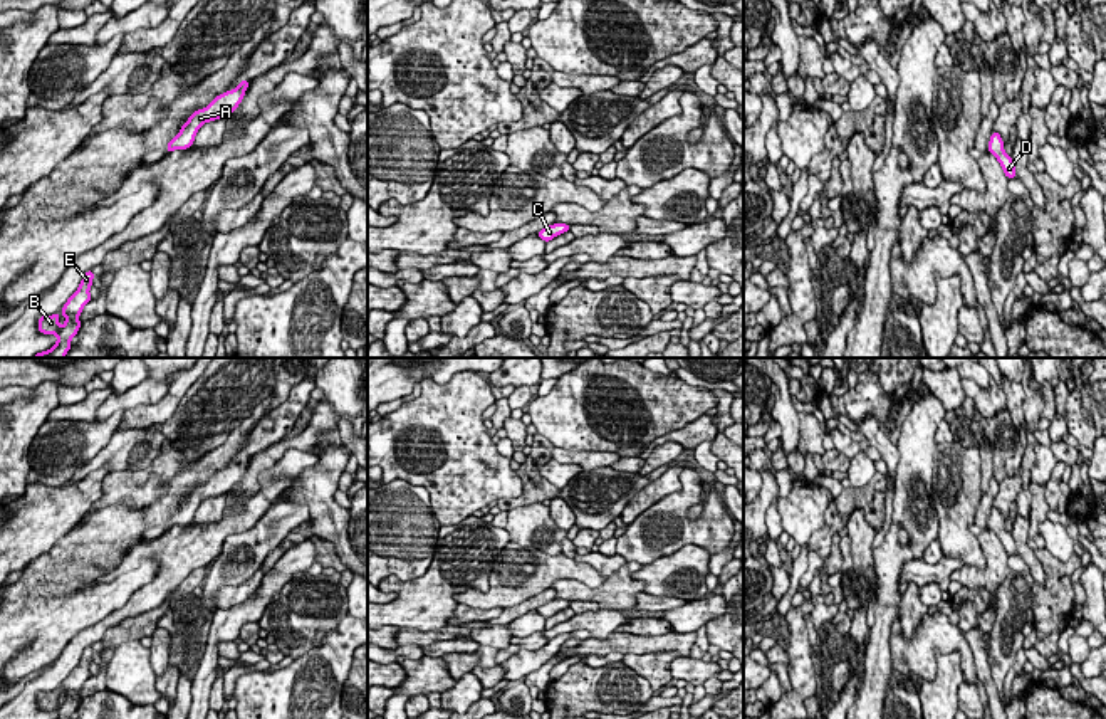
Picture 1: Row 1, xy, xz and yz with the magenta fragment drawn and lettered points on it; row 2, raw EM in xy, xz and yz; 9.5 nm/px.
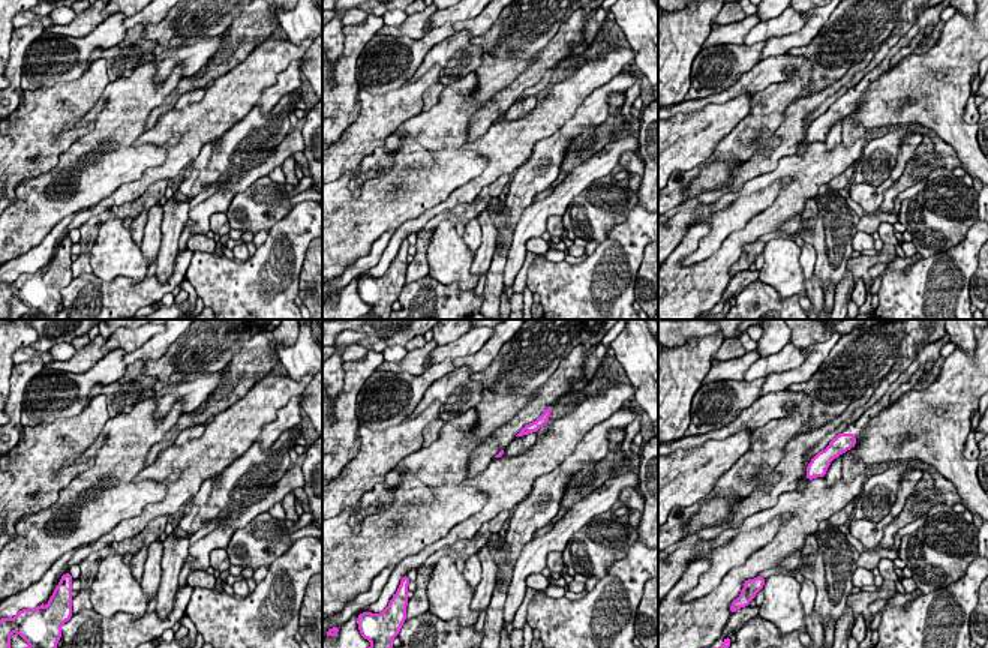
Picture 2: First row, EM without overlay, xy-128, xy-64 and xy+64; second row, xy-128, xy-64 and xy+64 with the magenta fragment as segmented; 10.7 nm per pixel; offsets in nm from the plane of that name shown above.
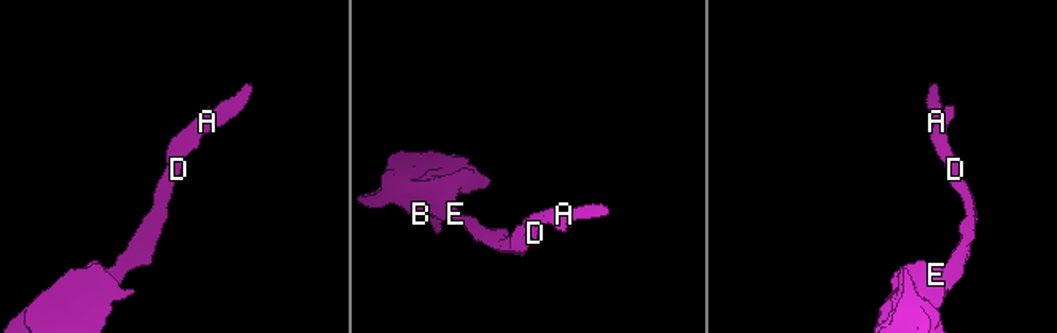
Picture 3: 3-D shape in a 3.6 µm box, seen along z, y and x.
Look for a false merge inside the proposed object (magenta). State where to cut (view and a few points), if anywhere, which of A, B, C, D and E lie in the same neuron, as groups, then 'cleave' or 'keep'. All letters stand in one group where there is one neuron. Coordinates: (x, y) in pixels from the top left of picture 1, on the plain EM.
no cut | A B C D E | keep

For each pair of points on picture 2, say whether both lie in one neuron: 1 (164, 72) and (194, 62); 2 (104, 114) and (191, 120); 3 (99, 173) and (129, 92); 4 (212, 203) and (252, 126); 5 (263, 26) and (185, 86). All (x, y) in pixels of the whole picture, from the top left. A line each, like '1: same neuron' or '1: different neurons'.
1: same neuron
2: different neurons
3: same neuron
4: different neurons
5: same neuron

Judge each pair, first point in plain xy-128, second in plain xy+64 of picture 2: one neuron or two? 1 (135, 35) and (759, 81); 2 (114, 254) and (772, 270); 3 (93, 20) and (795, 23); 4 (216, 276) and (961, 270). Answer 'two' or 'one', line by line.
1: one
2: one
3: two
4: one

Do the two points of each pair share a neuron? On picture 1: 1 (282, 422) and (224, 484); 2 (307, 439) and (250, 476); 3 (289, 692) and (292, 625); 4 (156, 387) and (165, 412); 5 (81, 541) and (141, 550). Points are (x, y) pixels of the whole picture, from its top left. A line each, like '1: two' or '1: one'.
1: one
2: one
3: two
4: two
5: two

